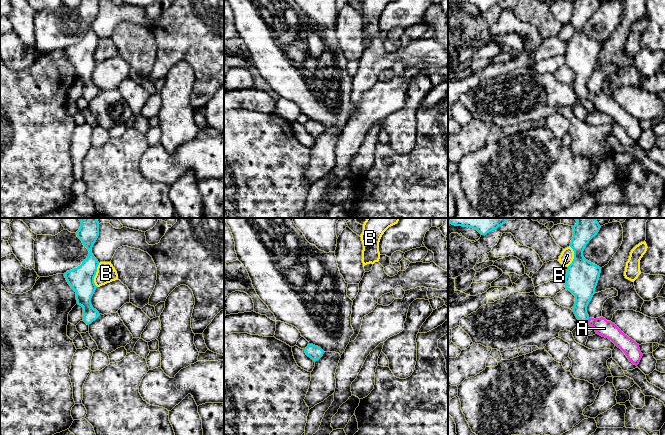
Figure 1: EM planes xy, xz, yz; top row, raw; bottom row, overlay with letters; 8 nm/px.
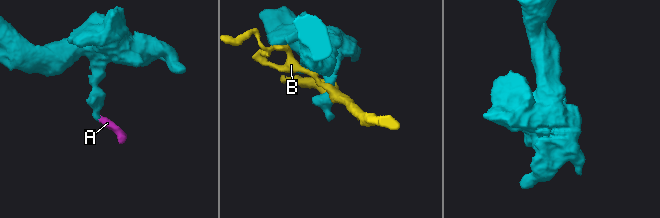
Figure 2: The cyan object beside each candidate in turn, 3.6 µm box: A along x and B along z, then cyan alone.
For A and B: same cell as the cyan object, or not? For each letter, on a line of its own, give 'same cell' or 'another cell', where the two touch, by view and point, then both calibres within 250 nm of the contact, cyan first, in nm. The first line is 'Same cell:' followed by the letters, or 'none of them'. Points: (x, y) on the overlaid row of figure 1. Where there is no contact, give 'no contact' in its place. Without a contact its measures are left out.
Same cell: A
A: same cell | yz (587, 319) | 180/140 nm
B: another cell | xy (95, 274) | 200/160 nm

